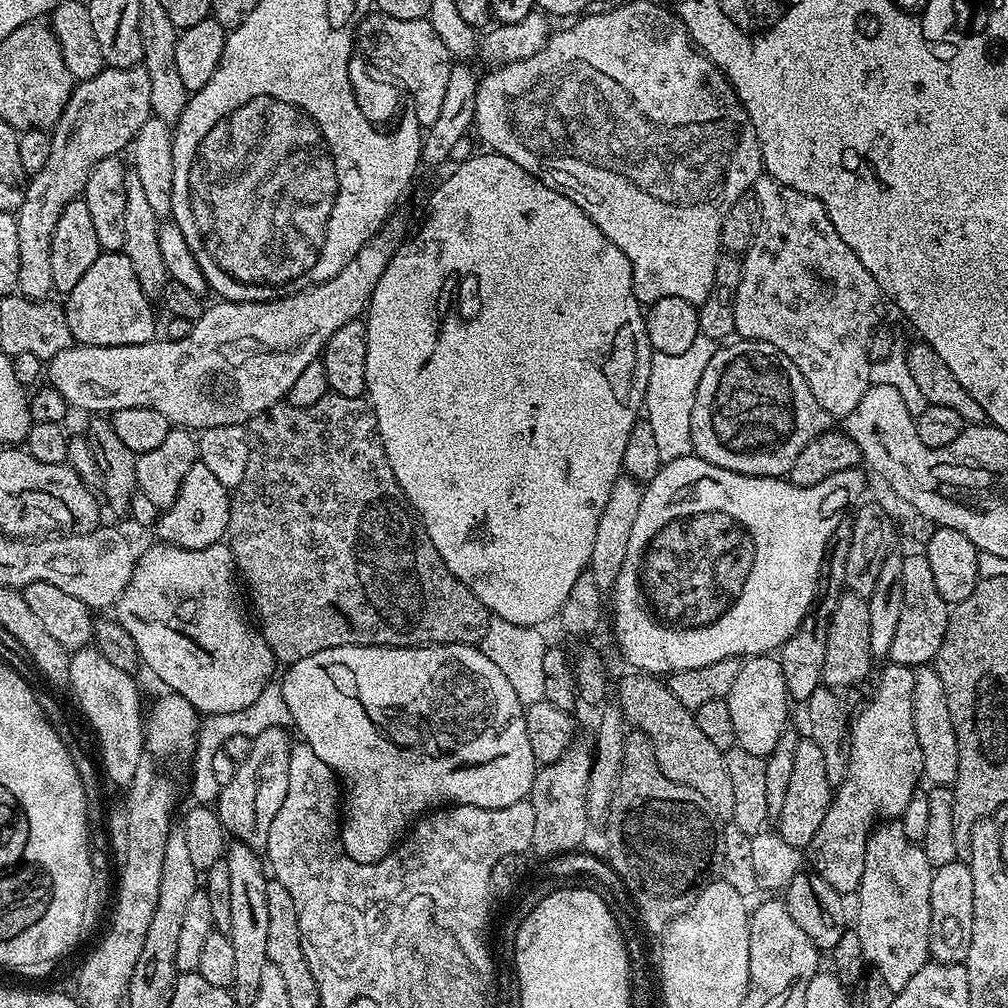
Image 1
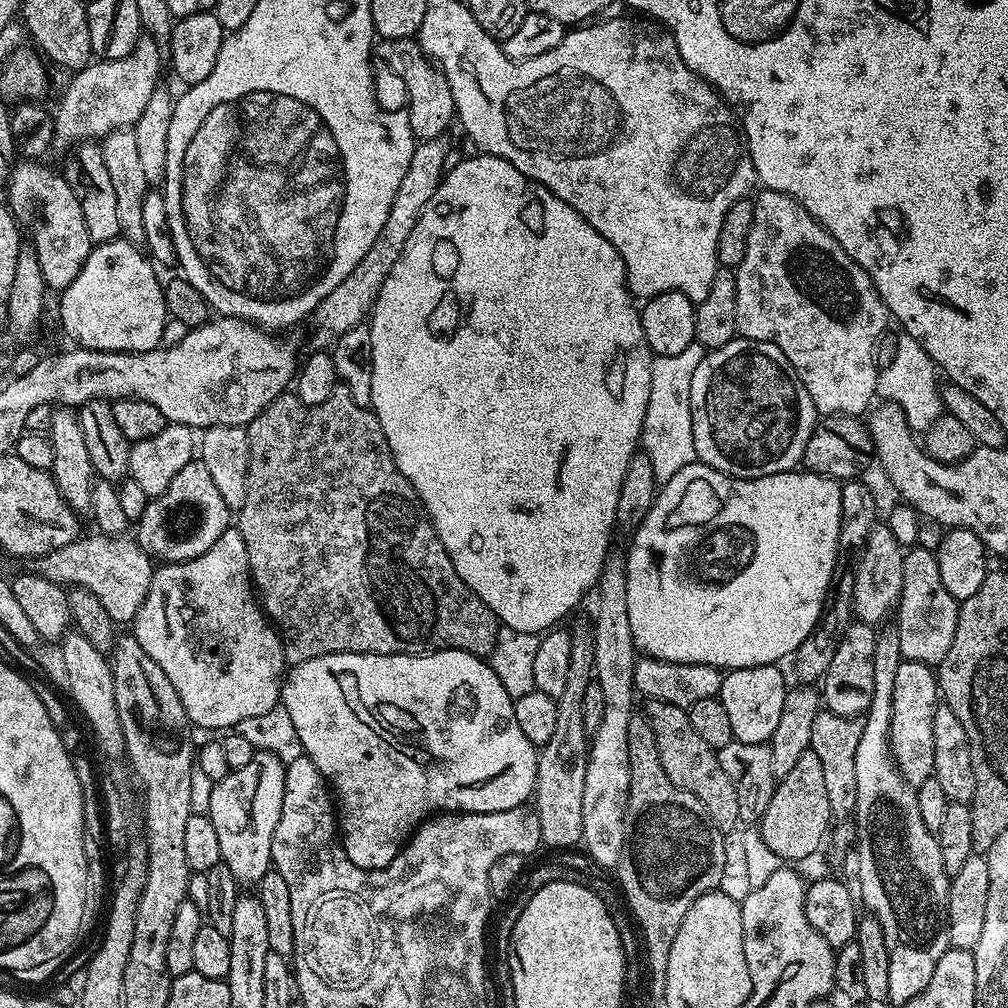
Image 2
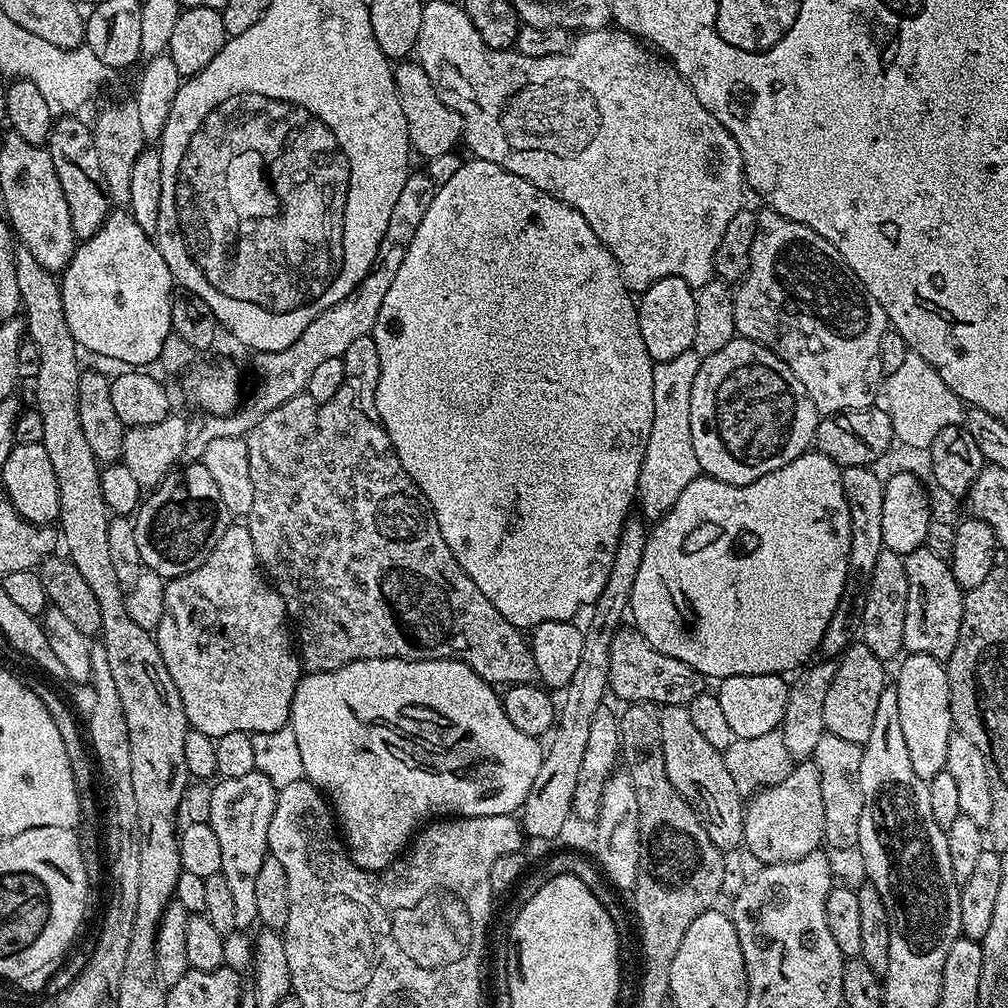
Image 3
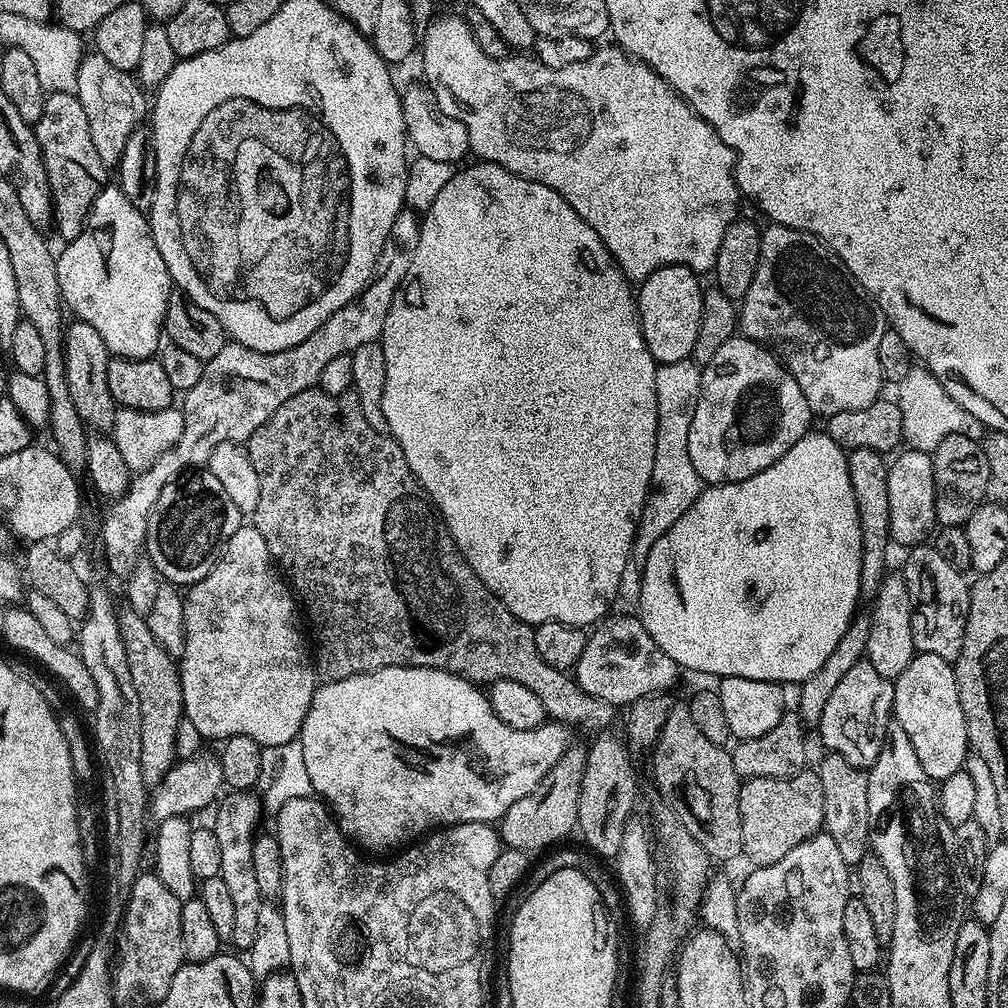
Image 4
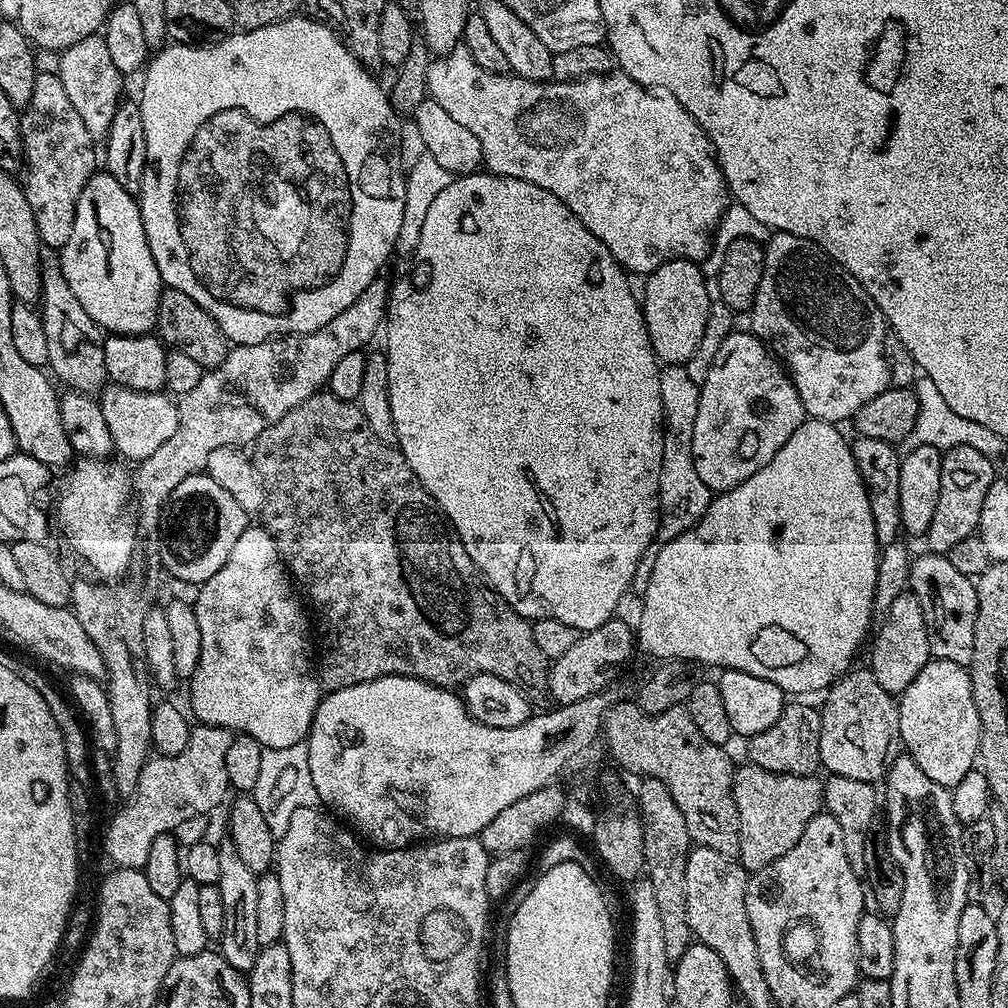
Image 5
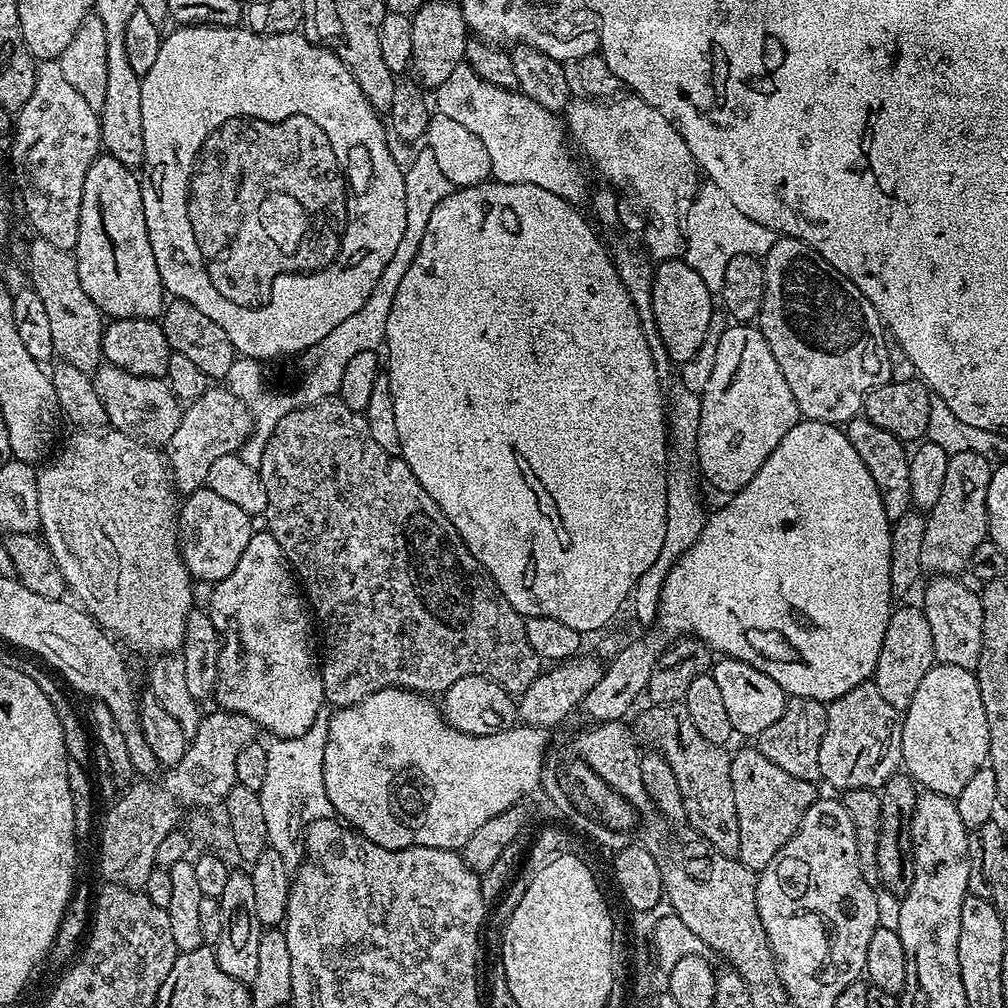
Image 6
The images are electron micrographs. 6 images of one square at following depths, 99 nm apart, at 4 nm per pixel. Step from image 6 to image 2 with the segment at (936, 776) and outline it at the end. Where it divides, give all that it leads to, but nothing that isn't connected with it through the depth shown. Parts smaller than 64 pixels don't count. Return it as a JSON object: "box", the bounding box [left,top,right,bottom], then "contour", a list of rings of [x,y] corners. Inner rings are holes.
{"box":[888,660,938,786],"contour":[[[904,660],[894,678],[894,702],[888,740],[892,744],[892,757],[906,778],[906,782],[919,786],[934,775],[934,710],[938,703],[938,676],[929,665]]]}

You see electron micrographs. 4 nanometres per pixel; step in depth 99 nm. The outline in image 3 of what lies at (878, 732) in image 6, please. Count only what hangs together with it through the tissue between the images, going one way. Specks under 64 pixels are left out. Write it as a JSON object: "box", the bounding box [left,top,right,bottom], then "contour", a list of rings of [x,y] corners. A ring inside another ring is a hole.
{"box":[822,642,886,746],"contour":[[[862,642],[848,645],[836,665],[834,682],[830,682],[830,691],[826,694],[826,706],[822,706],[822,718],[827,732],[861,746],[868,741],[874,726],[874,714],[878,711],[878,698],[882,698],[882,690],[886,686],[884,668],[885,661],[879,660],[870,646]]]}

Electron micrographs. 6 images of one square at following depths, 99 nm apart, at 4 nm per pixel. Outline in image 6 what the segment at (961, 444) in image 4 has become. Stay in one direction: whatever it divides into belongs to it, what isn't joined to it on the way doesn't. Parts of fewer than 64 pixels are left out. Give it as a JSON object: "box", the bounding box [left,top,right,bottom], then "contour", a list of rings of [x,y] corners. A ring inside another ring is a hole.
{"box":[921,452,993,577],"contour":[[[953,452],[949,455],[945,482],[938,502],[934,503],[927,513],[925,534],[922,539],[921,566],[923,571],[936,576],[959,577],[960,571],[967,569],[972,562],[972,555],[978,550],[983,540],[988,539],[988,515],[986,514],[986,490],[990,490],[990,478],[993,465],[982,458],[982,454],[973,452]]]}

